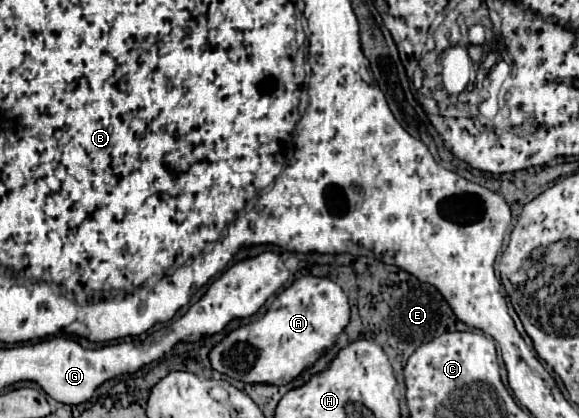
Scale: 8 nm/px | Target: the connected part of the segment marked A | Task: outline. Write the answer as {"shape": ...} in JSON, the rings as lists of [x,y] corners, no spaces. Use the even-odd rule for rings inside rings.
{"shape":[[[305,275],[289,289],[281,291],[263,317],[251,321],[249,325],[241,325],[215,345],[209,359],[213,369],[227,377],[243,383],[281,387],[297,379],[305,369],[313,367],[313,363],[335,345],[349,319],[351,307],[343,289],[327,277]]]}

